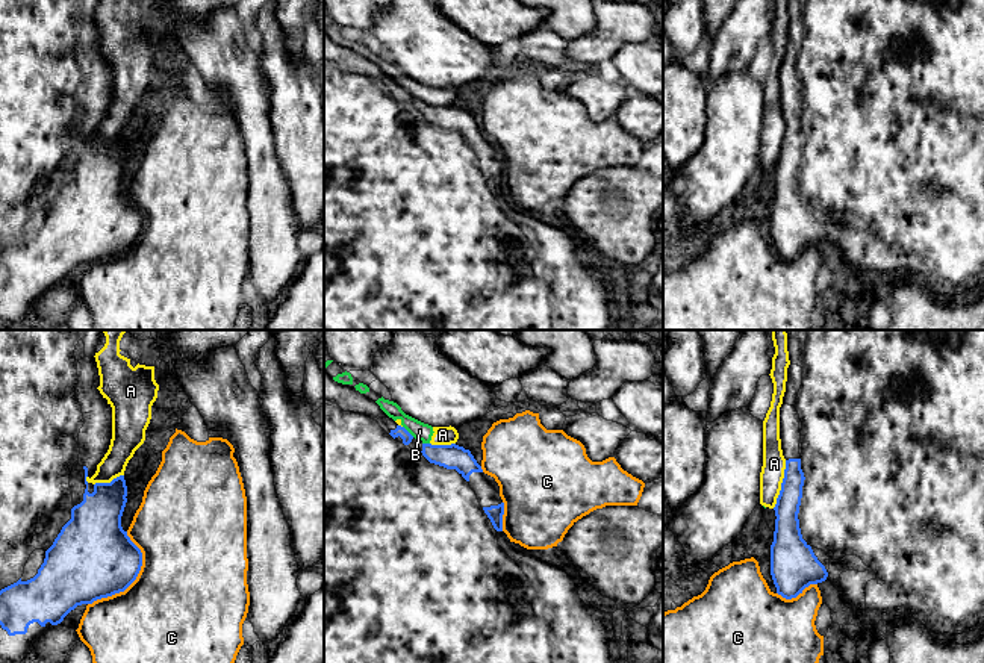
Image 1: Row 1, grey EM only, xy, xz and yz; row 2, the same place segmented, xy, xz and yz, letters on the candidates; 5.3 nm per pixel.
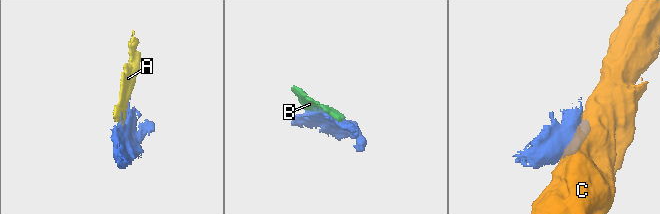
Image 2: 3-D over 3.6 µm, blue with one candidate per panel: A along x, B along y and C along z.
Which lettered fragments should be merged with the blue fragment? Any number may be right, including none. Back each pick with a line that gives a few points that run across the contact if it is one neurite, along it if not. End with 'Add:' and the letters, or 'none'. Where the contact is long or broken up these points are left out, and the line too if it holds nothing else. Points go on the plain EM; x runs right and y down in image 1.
Add: none

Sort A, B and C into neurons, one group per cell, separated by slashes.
A B / C

